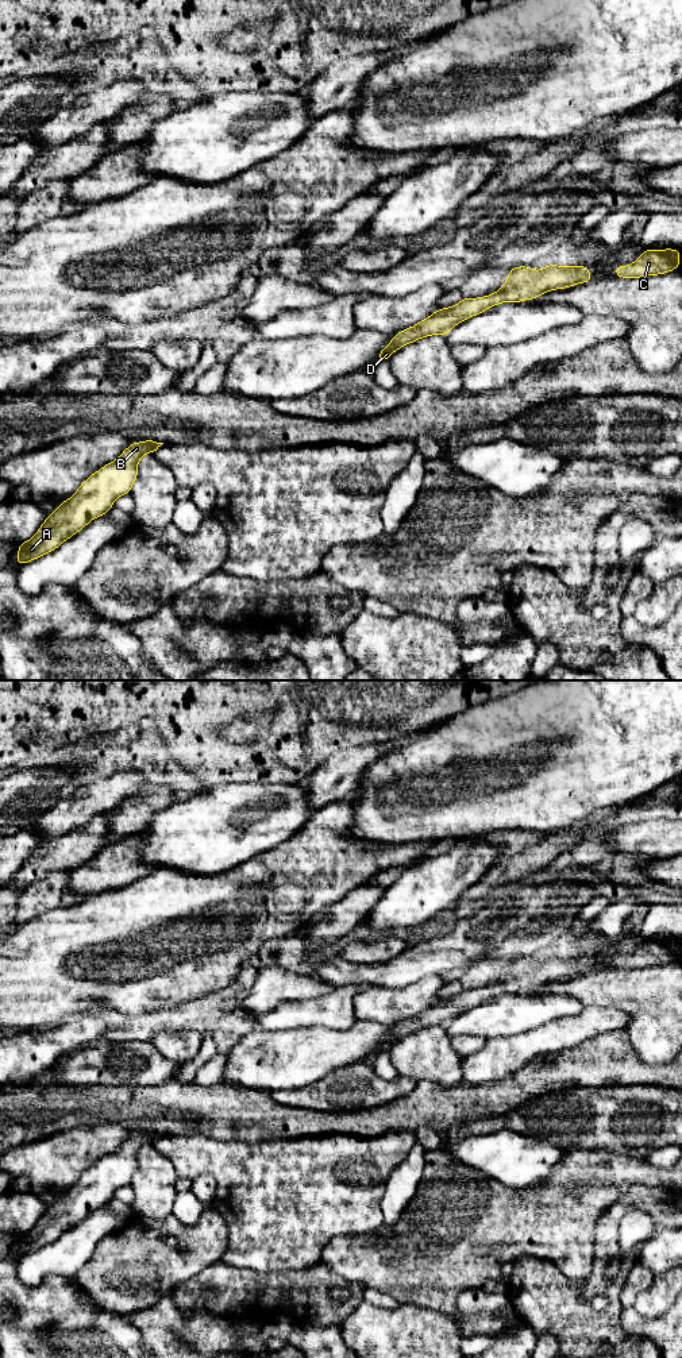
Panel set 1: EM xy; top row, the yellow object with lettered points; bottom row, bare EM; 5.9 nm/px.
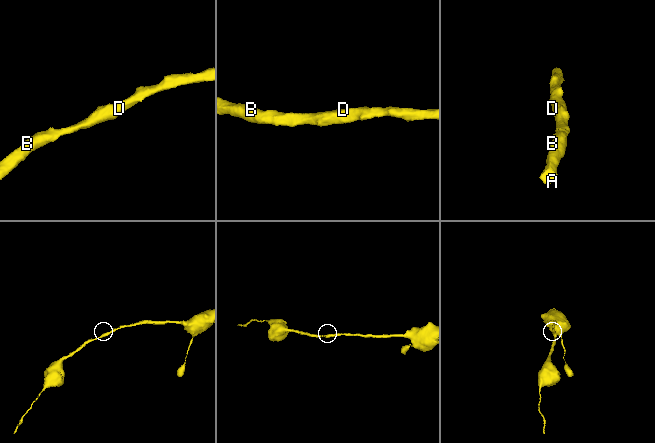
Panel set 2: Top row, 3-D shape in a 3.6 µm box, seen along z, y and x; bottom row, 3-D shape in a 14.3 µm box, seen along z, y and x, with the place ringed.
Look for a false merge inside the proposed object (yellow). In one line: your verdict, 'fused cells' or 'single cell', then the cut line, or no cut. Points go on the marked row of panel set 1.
single cell; cut none

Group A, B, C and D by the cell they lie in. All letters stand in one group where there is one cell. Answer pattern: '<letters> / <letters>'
A B C D

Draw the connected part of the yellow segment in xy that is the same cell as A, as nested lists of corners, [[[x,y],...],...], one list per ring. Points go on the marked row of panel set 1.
[[[155,440],[131,443],[116,460],[93,472],[70,498],[46,517],[28,541],[19,544],[19,566],[57,549],[88,522],[108,513],[116,498],[131,493],[138,478],[138,462],[147,452],[157,454],[162,444]]]

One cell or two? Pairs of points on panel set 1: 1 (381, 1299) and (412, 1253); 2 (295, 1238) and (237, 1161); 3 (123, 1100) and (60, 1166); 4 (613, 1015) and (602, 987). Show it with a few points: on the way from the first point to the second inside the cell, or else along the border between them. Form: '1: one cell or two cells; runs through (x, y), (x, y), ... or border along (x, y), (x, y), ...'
1: two cells; border along (365, 1287), (389, 1293), (400, 1303)
2: one cell; runs through (280, 1219), (280, 1207), (253, 1180)
3: two cells; border along (68, 1129), (122, 1125), (130, 1133)
4: two cells; border along (584, 1006), (616, 1007), (625, 1014), (628, 1021)

